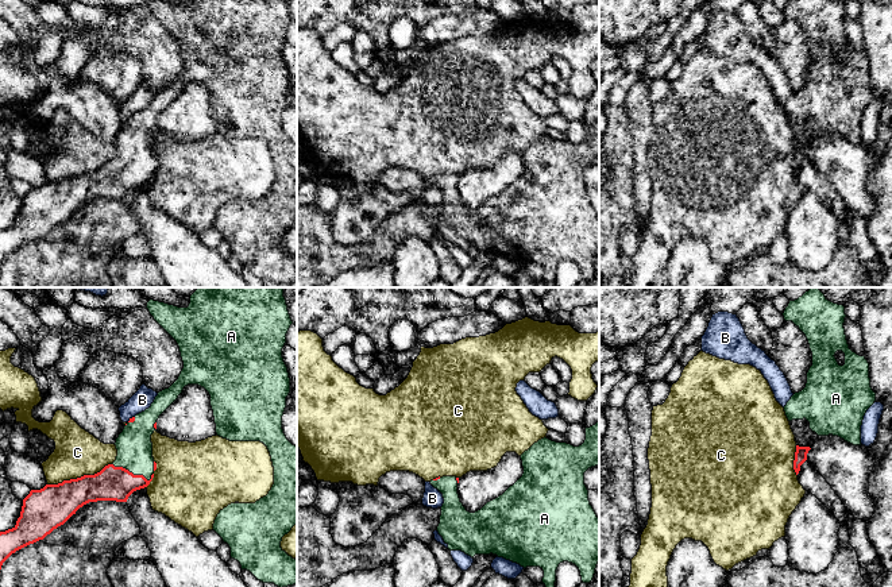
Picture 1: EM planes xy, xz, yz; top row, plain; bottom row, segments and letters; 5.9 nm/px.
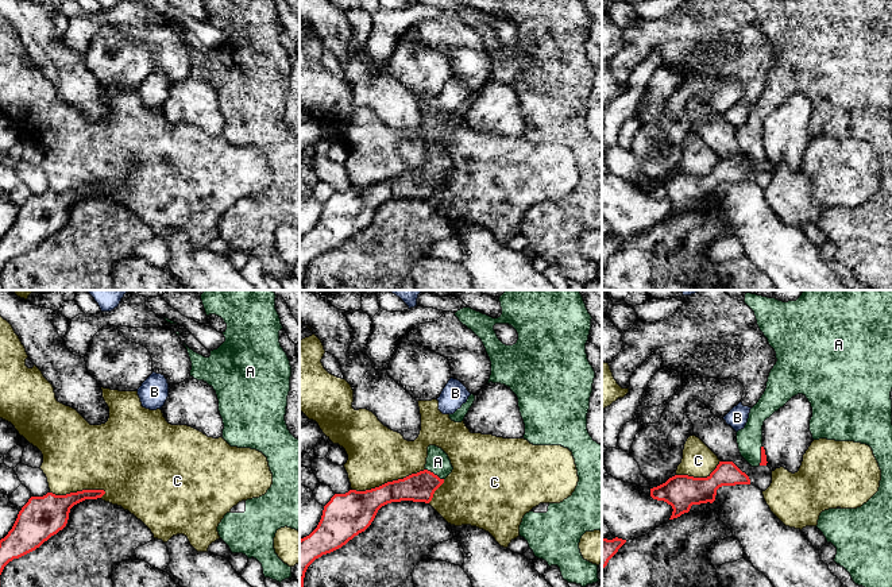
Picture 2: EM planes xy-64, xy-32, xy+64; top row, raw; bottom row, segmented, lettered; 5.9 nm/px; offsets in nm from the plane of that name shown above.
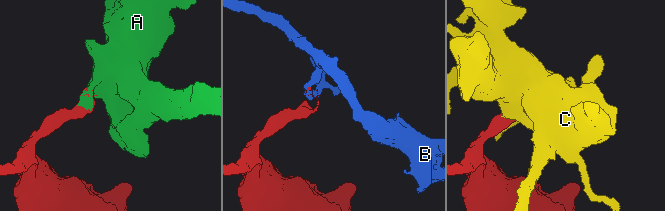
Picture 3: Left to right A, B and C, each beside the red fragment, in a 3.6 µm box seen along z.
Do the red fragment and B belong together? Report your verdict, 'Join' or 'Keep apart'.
Keep apart

